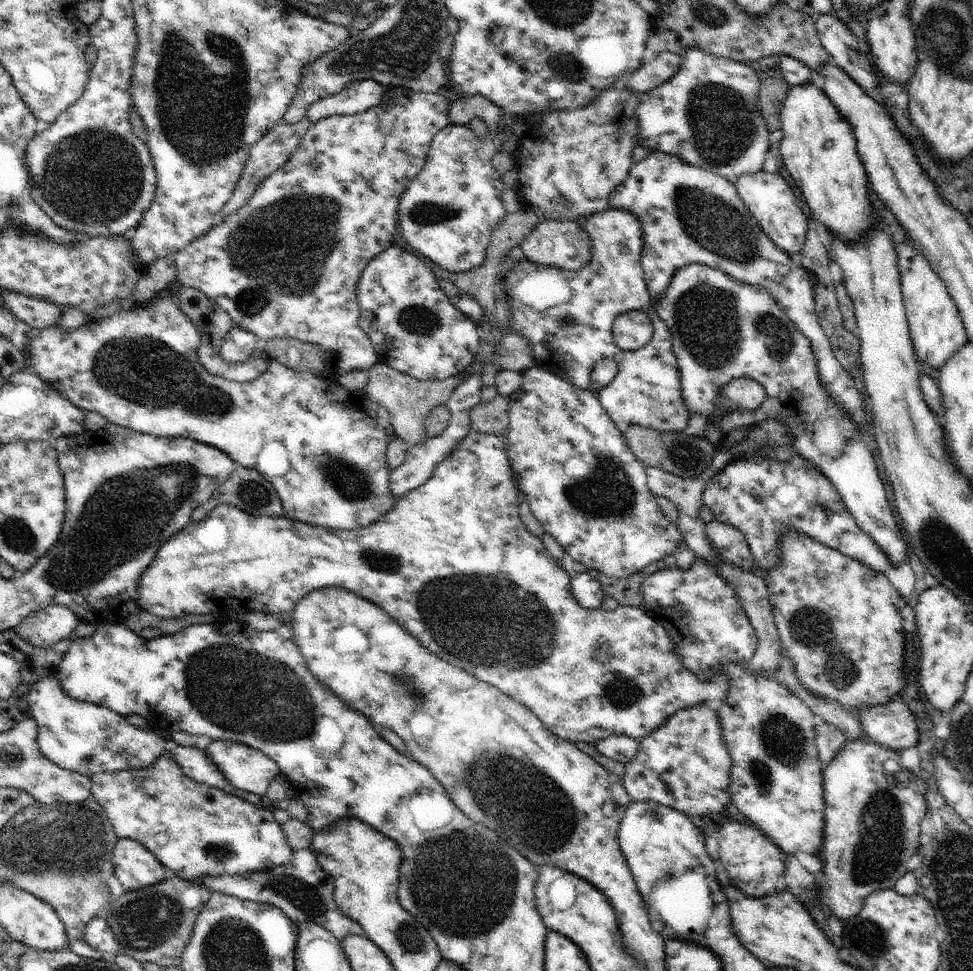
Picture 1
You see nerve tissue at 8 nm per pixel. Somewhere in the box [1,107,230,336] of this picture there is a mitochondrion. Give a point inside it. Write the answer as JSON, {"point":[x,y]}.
{"point":[94,178]}

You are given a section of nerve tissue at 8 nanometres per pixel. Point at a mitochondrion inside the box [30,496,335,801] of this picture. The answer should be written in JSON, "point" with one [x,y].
{"point":[238,691]}

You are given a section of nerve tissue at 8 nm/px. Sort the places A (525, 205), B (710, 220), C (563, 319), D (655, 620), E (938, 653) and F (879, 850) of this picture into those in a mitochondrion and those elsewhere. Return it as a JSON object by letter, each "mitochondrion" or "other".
{"A":"other","B":"mitochondrion","C":"mitochondrion","D":"other","E":"other","F":"mitochondrion"}

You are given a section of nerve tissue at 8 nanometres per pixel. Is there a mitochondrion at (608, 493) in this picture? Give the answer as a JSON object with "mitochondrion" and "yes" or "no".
{"mitochondrion":"yes"}

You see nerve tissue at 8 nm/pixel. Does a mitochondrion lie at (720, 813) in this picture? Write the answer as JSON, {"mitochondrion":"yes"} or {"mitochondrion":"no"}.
{"mitochondrion":"no"}

